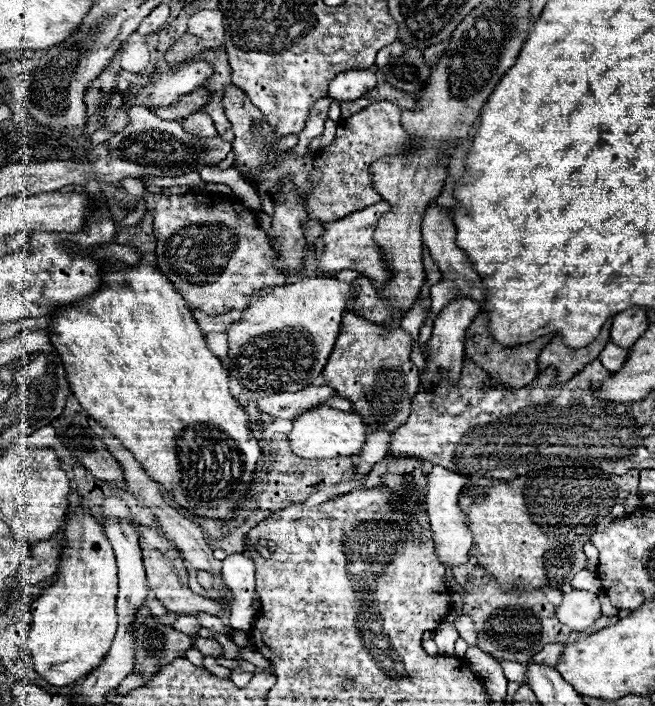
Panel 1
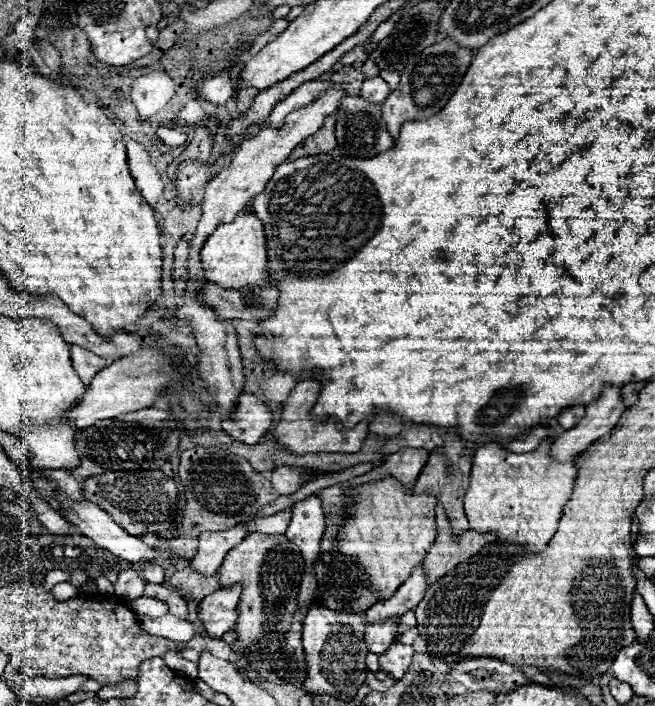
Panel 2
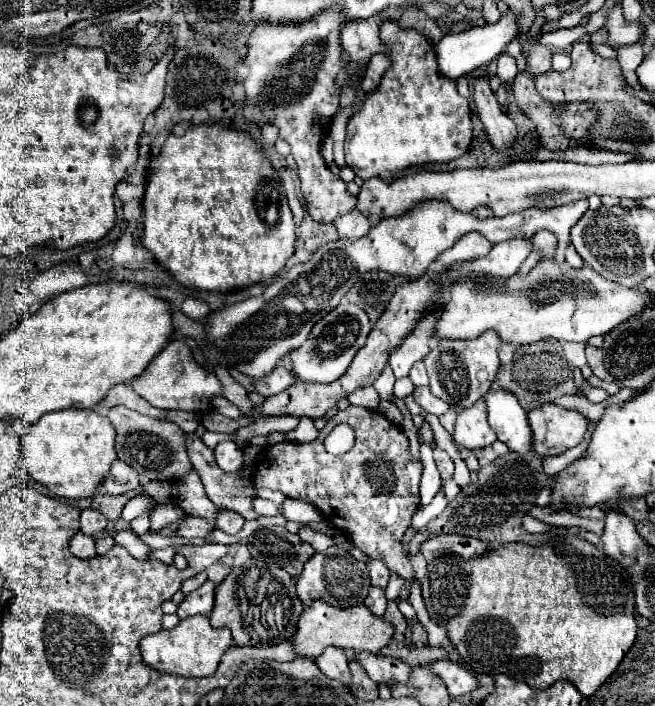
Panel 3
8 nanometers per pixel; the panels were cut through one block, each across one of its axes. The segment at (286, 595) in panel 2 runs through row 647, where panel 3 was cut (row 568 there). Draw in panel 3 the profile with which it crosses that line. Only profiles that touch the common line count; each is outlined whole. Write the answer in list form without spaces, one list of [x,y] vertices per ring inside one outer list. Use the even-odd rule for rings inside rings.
[[[250,558],[244,566],[232,568],[226,580],[216,588],[216,604],[210,614],[210,624],[214,628],[228,626],[238,646],[260,648],[292,640],[302,612],[304,604],[296,594],[294,578],[278,566],[270,566],[260,558]]]

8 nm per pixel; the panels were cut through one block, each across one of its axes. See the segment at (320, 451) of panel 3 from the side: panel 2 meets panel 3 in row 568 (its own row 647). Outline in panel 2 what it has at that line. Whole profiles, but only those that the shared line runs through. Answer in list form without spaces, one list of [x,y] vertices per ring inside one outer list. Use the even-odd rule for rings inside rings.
[[[392,644],[388,648],[388,652],[384,652],[378,660],[380,660],[380,668],[386,670],[388,674],[392,674],[394,678],[402,678],[406,674],[406,670],[410,668],[414,656],[414,648],[410,644]]]

